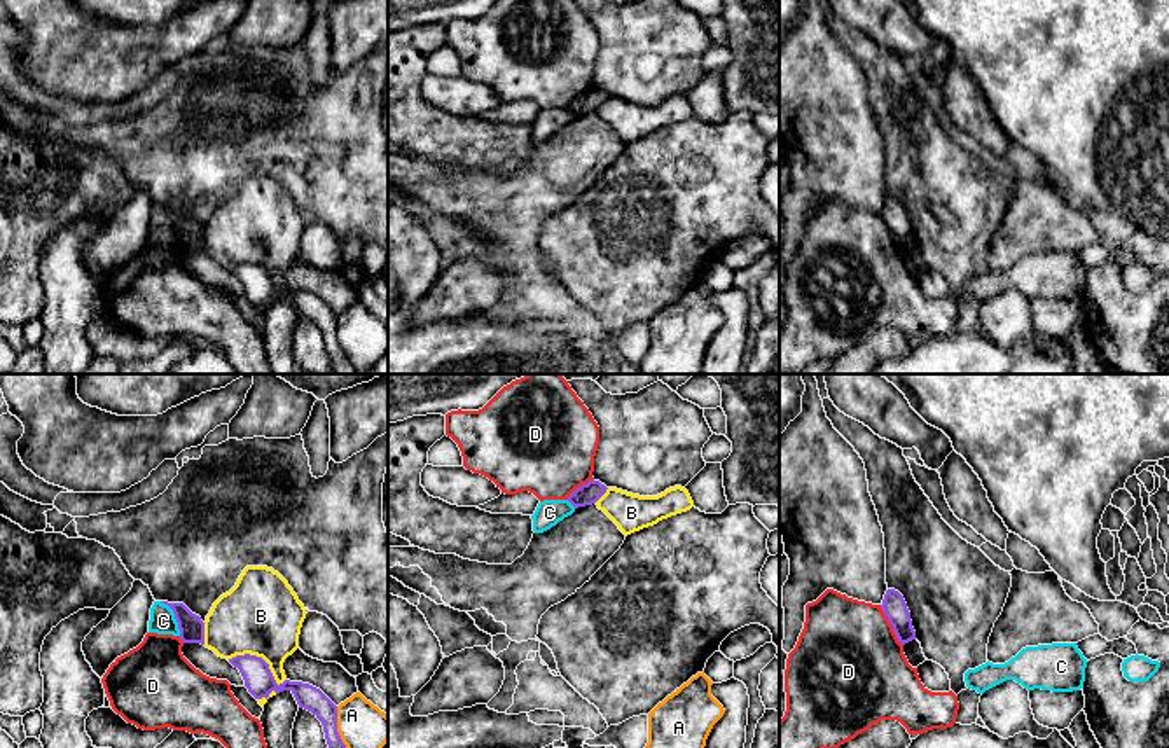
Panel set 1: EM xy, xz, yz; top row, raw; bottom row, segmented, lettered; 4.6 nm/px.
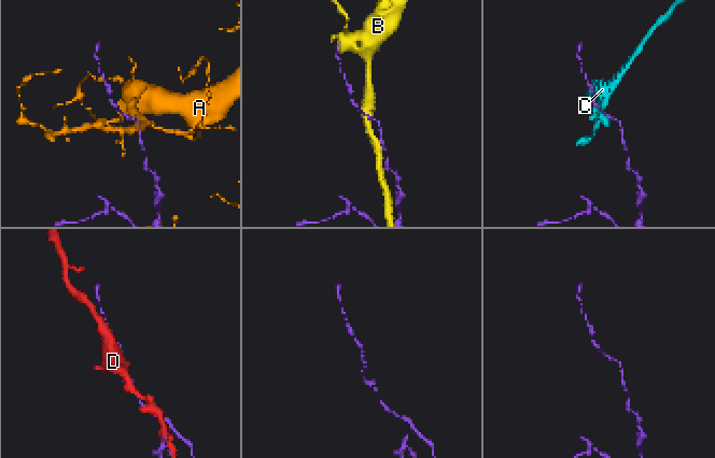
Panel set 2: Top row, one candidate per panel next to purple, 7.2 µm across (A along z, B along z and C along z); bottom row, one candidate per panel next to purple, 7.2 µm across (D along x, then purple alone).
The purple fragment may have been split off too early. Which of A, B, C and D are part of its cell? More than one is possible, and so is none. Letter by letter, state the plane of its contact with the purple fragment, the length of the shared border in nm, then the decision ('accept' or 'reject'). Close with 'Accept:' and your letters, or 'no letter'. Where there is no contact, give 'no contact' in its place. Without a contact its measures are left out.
A: contact in xy; length 280 nm; reject
B: contact in xy; length 280 nm; reject
C: contact in xy; length 190 nm; reject
D: contact in yz; length 220 nm; reject
Accept: no letter

